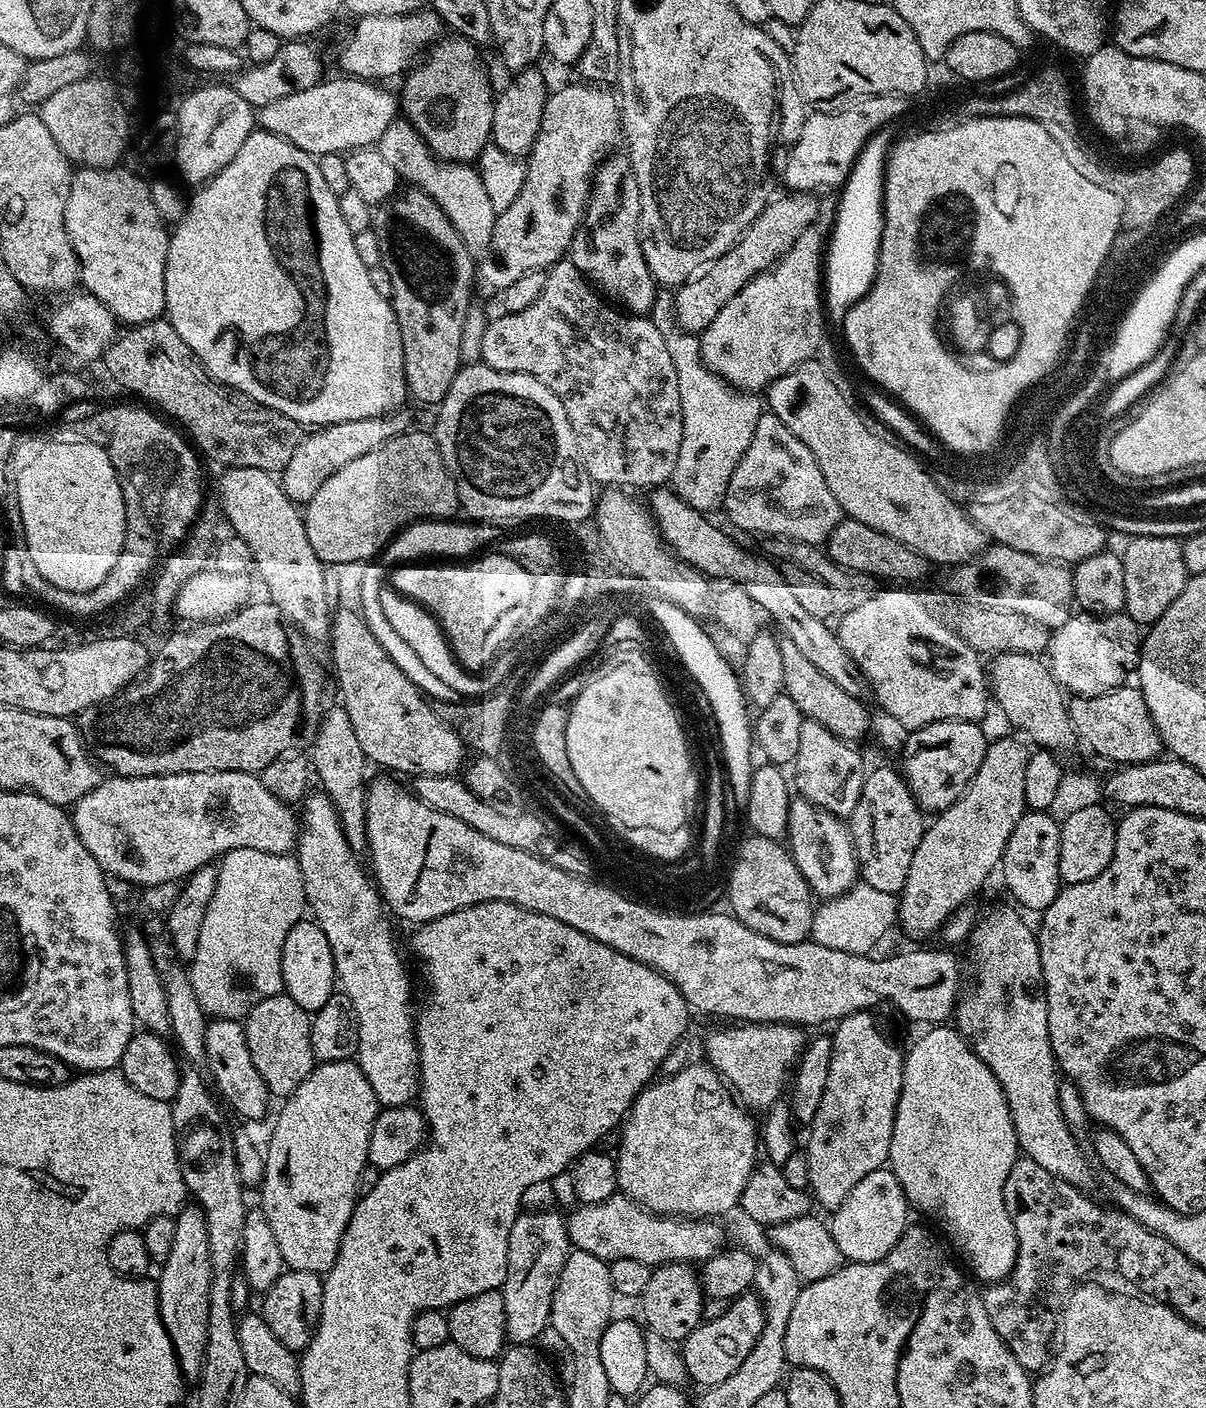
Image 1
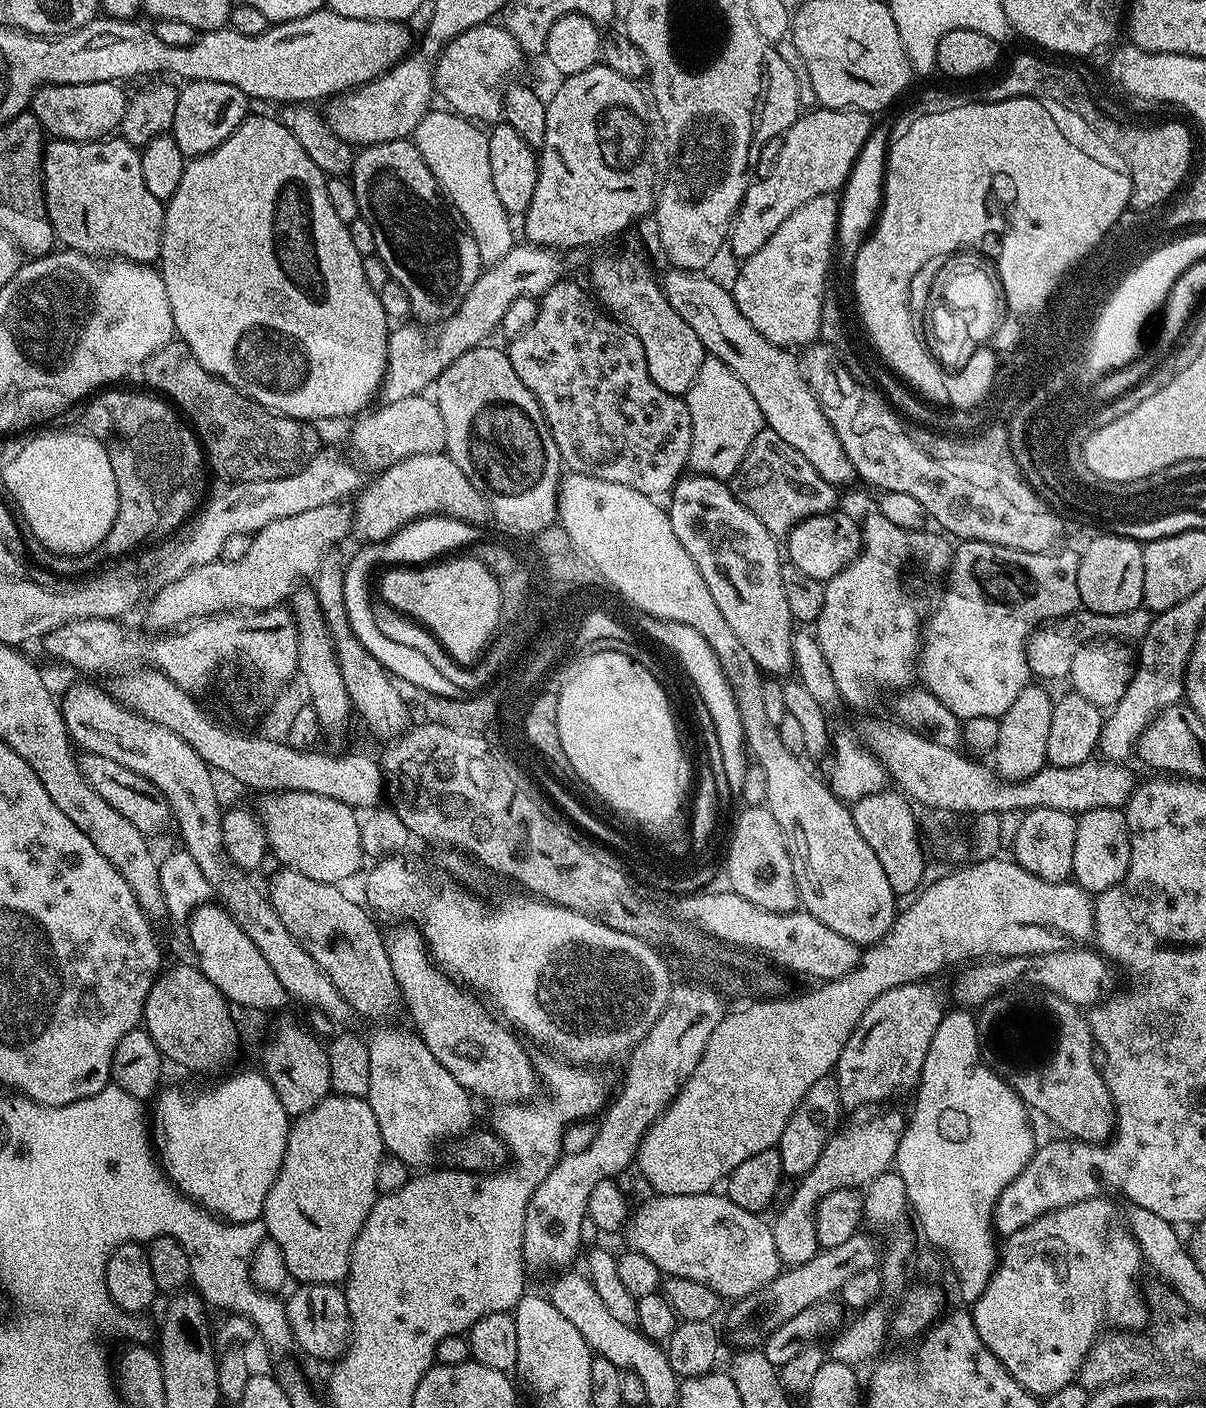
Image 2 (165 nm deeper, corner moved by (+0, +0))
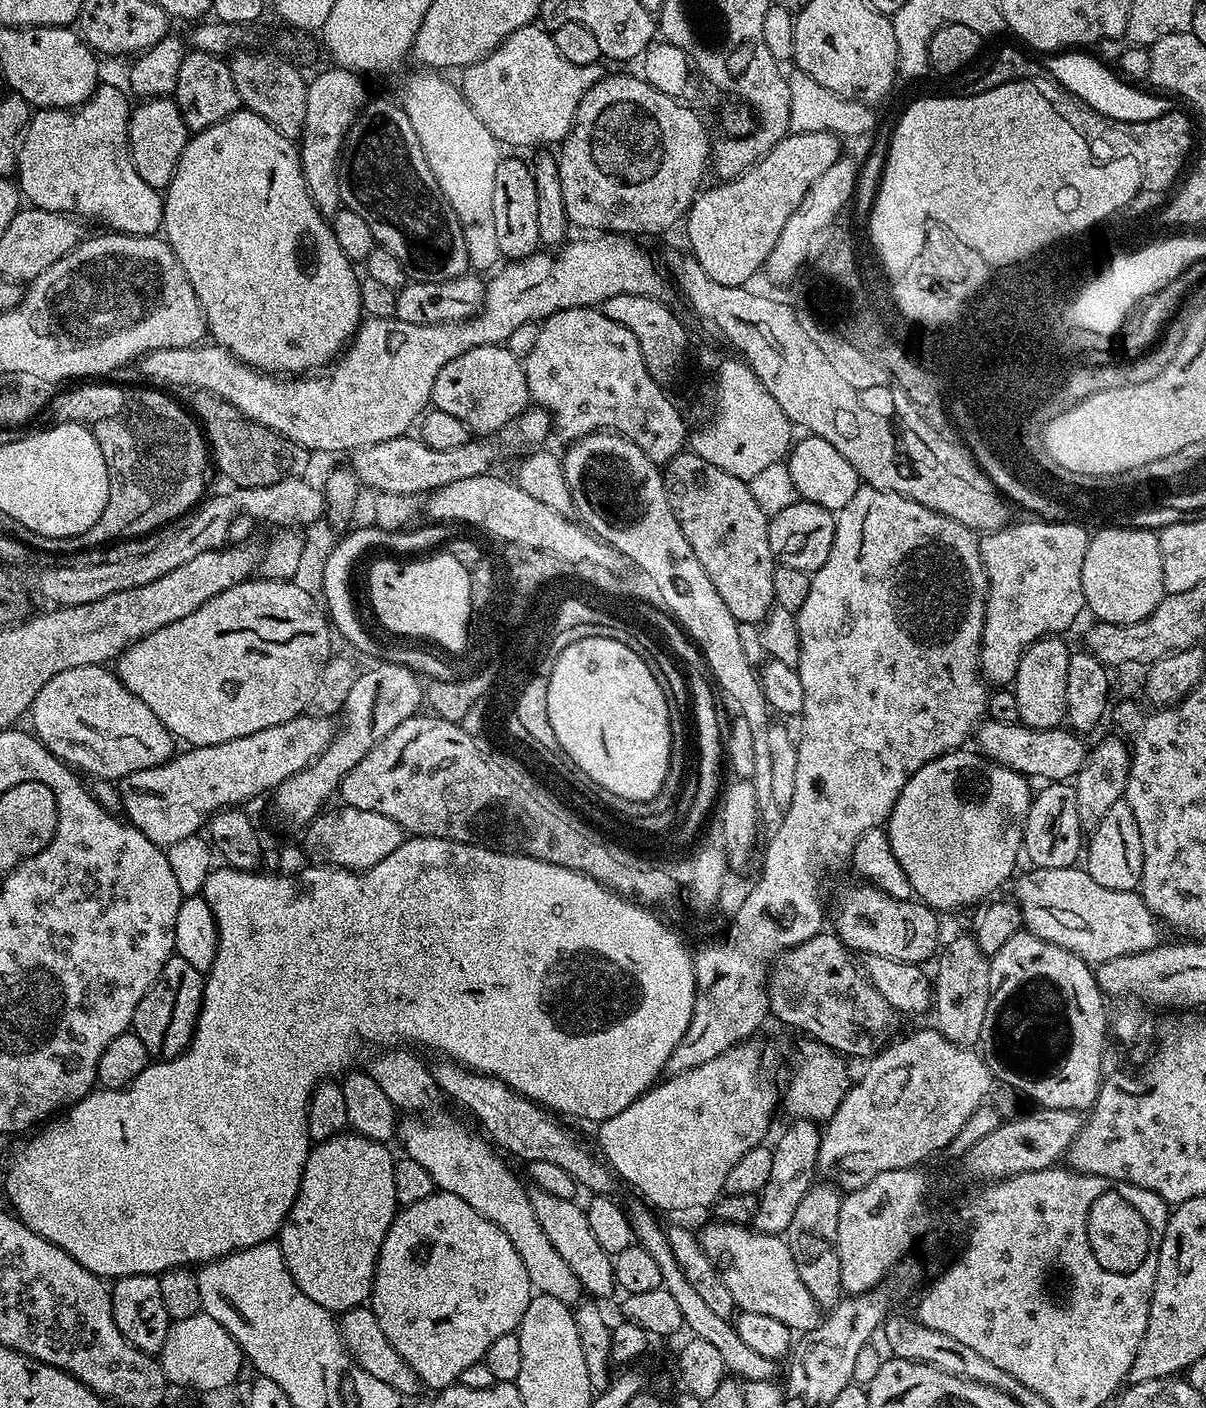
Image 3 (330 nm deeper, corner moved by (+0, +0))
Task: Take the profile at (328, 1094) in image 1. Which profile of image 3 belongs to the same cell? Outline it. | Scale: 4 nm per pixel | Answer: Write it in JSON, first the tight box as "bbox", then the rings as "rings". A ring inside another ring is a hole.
{"bbox":[278,1130,398,1314],"rings":[[[351,1130],[319,1141],[309,1151],[296,1201],[279,1230],[278,1243],[298,1290],[327,1312],[343,1314],[369,1303],[378,1254],[398,1211],[394,1194],[396,1160],[388,1147],[387,1143],[359,1136]]]}

